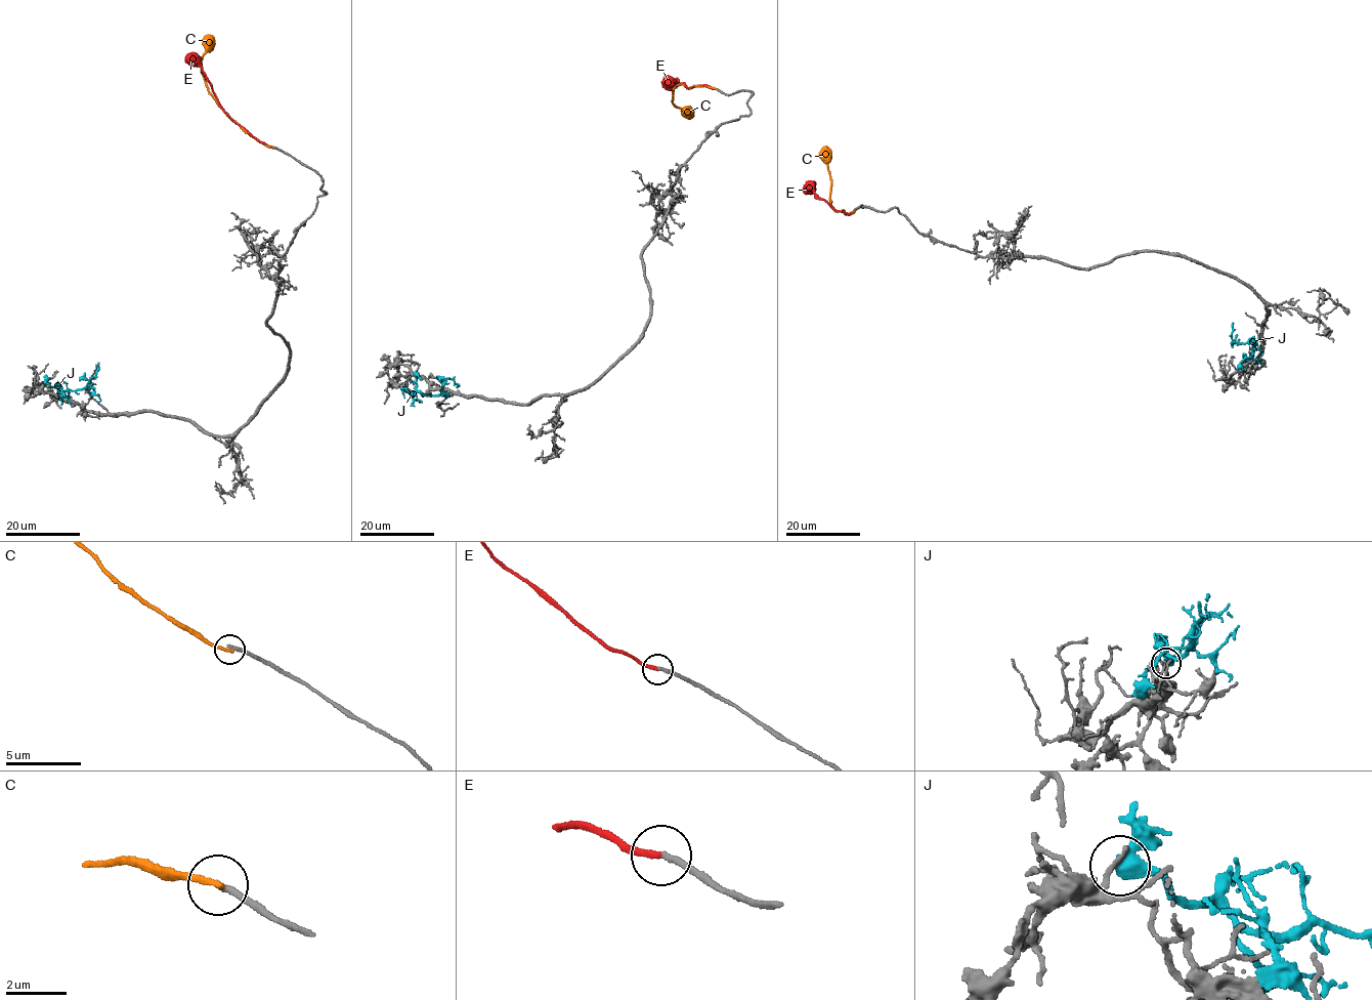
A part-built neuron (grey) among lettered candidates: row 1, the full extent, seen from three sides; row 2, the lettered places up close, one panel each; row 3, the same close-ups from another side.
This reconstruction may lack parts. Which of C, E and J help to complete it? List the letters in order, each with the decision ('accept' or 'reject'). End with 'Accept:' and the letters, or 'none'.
C: reject
E: accept
J: reject
Accept: E

